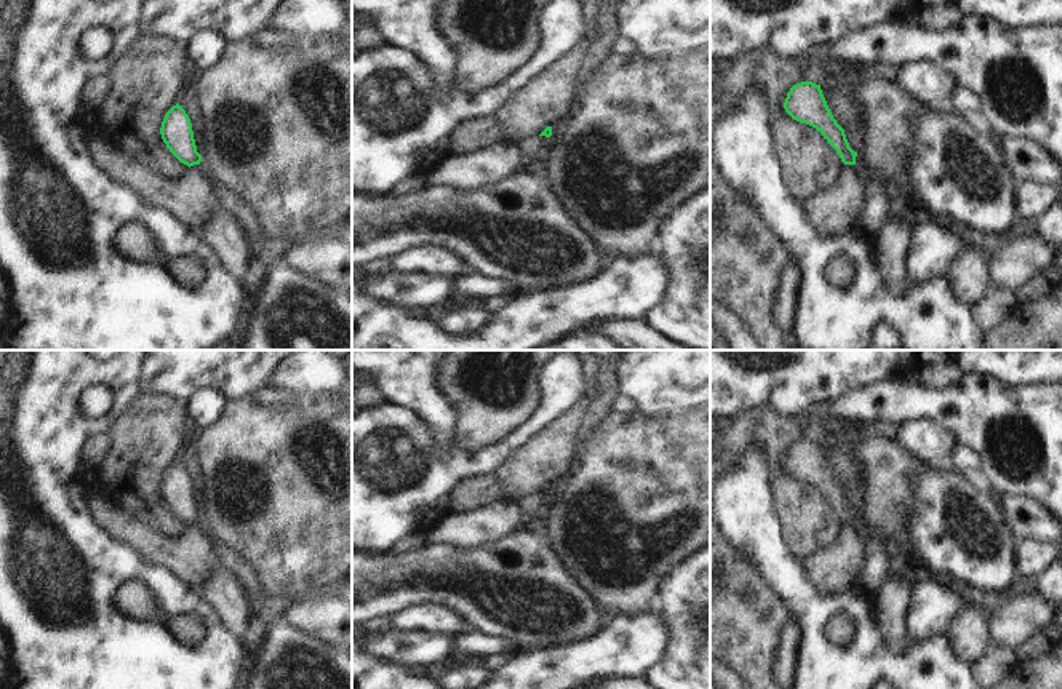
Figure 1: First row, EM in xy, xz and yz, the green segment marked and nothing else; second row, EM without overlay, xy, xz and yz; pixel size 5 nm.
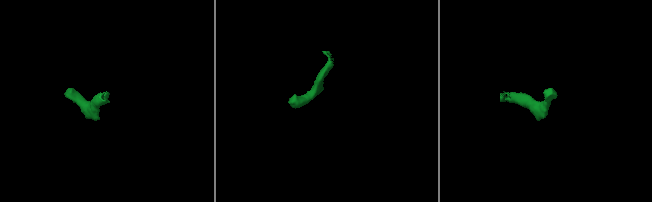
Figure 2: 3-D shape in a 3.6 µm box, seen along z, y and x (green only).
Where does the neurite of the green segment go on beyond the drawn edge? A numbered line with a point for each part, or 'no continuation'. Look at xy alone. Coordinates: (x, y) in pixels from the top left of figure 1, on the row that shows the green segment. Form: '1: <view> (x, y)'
no continuation

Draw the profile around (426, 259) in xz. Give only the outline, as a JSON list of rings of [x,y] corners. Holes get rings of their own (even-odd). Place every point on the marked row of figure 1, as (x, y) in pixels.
[[[424,245],[397,254],[387,265],[401,273],[467,273],[467,262],[449,248]]]

